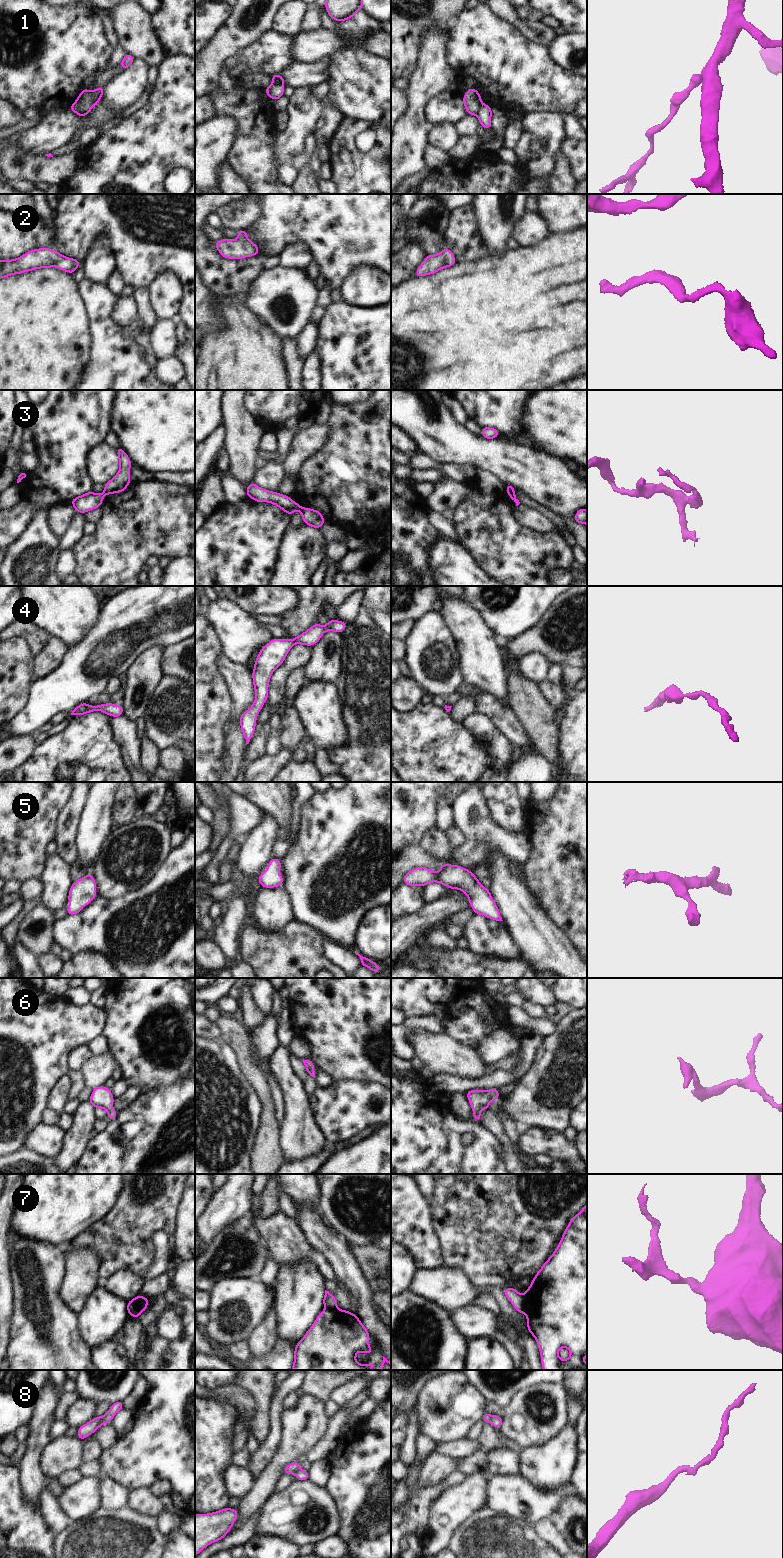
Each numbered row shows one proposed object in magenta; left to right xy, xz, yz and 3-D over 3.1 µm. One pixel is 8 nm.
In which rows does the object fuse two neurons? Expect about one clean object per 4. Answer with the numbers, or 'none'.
1, 3, 7, 8

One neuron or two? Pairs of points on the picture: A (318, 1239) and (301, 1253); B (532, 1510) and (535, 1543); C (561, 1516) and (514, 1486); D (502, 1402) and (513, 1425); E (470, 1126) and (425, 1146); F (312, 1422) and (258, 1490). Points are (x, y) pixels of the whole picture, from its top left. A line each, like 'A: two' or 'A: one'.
A: two
B: two
C: two
D: two
E: one
F: one

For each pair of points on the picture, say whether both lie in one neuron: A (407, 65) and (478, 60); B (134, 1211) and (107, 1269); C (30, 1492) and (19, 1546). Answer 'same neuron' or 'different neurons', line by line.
A: different neurons
B: same neuron
C: different neurons

